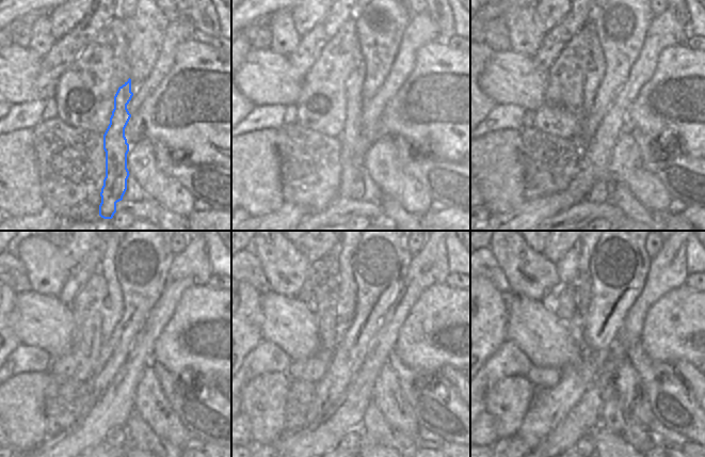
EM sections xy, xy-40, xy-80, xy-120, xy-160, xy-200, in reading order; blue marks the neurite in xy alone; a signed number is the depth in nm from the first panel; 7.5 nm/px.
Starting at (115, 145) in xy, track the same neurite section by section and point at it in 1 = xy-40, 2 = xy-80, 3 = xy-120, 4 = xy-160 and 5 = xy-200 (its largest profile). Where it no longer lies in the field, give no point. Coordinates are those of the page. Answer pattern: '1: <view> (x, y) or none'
1: xy-40 (353, 150)
2: xy-80 (595, 72)
3: xy-120 (112, 305)
4: xy-160 (347, 286)
5: xy-200 (582, 286)

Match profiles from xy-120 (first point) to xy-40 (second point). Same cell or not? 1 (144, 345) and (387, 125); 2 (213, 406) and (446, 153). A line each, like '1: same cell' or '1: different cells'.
1: different cells
2: different cells

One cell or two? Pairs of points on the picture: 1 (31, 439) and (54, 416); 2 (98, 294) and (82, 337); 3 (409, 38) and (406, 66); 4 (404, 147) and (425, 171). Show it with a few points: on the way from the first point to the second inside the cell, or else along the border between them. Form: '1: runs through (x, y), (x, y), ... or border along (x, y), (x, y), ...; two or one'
1: border along (44, 402), (45, 430), (48, 436); two
2: runs through (87, 304), (87, 327); one
3: runs through (409, 45), (406, 60); one
4: runs through (404, 155), (417, 169); one

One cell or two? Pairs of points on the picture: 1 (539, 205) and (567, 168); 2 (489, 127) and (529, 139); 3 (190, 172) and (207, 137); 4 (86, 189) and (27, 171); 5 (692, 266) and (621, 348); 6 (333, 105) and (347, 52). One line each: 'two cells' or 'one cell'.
1: two cells
2: two cells
3: two cells
4: two cells
5: two cells
6: one cell

